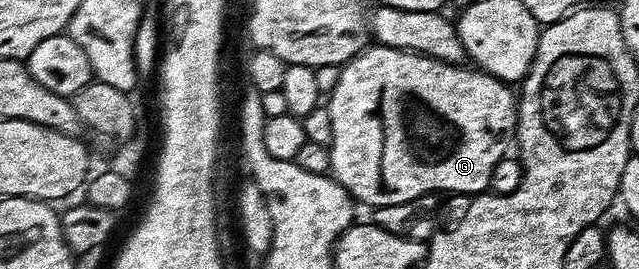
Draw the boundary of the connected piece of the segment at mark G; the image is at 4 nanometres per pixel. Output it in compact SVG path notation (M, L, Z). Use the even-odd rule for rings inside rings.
M370 45L361 52L360 55L356 55L353 59L349 60L348 63L341 67L341 76L339 81L335 85L335 89L328 92L327 95L327 106L331 113L331 137L333 138L332 143L329 144L329 165L331 168L332 178L336 179L350 195L353 196L354 200L358 204L369 203L370 208L382 207L383 205L403 205L407 201L415 201L419 197L424 195L432 195L434 193L442 193L441 191L454 191L457 195L465 195L464 197L472 197L474 195L480 195L490 190L489 182L493 179L493 174L497 171L497 166L501 163L501 158L508 153L509 147L511 151L511 144L514 142L517 134L517 105L519 99L515 94L514 88L510 84L504 83L501 79L496 79L494 75L489 75L486 71L482 71L473 65L462 65L459 63L444 63L438 59L431 58L430 55L422 55L415 51L400 51L394 47L382 47L380 45Z

